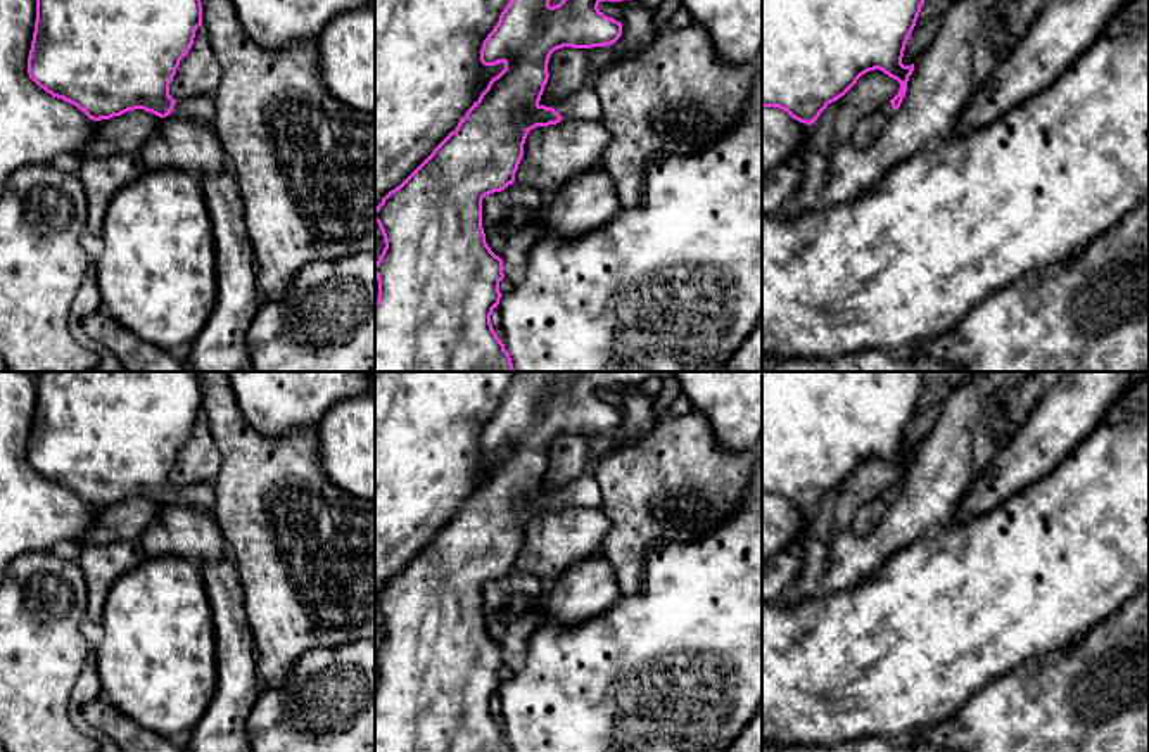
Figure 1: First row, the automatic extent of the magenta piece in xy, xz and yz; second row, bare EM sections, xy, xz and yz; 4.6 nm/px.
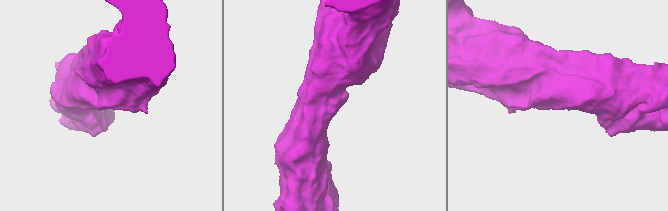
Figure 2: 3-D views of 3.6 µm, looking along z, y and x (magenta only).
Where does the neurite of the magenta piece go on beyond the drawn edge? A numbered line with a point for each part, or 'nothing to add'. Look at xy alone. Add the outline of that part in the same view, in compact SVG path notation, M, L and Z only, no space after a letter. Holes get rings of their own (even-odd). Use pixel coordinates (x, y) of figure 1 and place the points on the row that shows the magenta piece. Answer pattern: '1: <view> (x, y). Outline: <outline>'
1: xy (201, 108). Outline: M195 95L192 99L176 100L173 116L202 123L214 130L214 99L209 95Z

